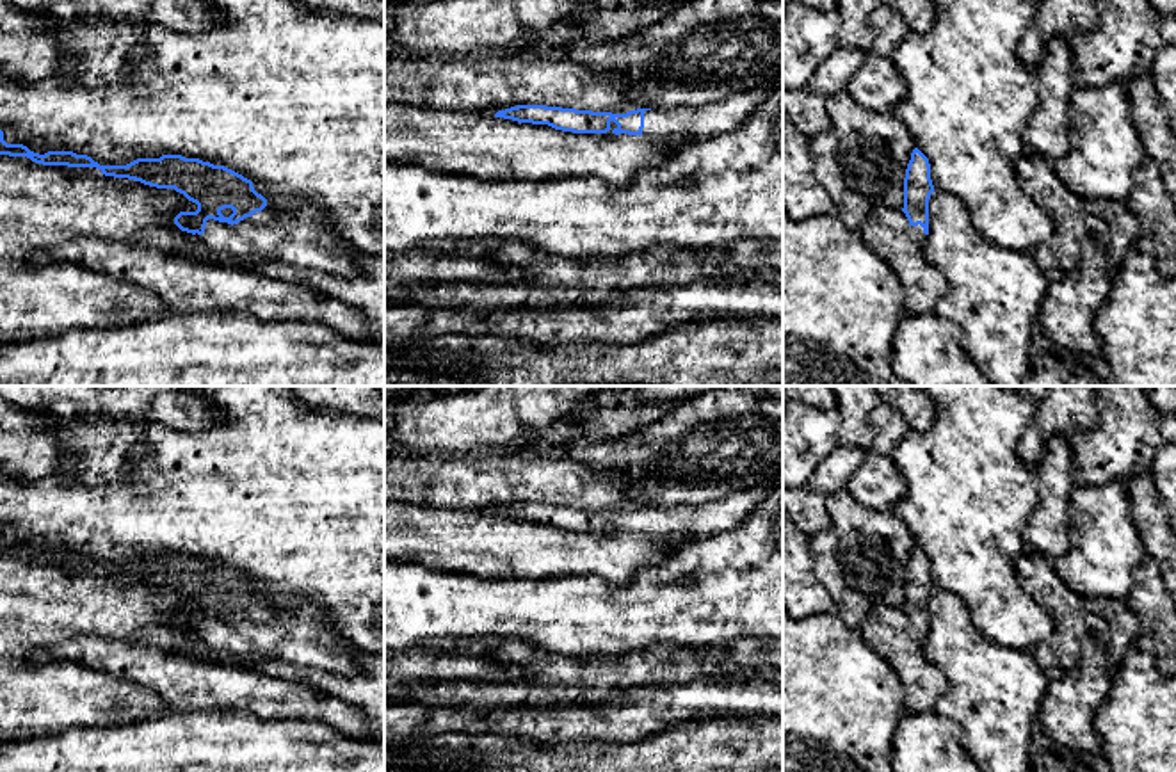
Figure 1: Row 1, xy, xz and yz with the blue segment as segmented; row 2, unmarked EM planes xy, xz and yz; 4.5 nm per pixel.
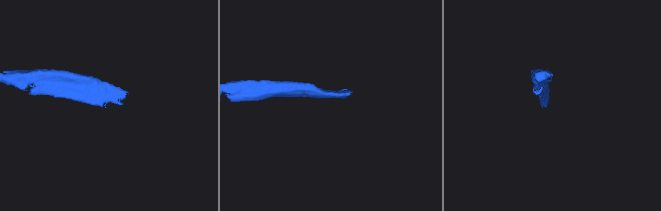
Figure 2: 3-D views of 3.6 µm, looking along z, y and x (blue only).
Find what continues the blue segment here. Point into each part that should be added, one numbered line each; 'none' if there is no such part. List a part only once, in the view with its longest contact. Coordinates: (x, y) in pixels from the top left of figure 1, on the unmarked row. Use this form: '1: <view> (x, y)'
1: xy (303, 635)

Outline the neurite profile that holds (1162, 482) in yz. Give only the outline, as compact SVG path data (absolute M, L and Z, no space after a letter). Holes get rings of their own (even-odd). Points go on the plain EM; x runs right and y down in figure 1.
M1169 443L1156 452L1151 477L1169 530L1176 535L1176 443Z

